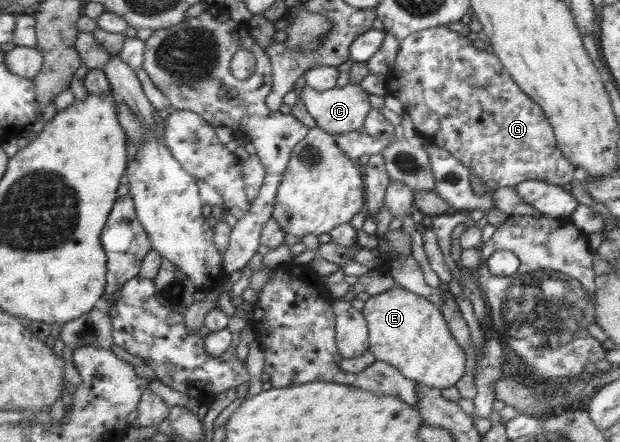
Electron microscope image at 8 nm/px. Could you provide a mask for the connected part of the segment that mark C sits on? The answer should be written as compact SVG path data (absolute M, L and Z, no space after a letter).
M349 83L344 87L333 87L324 91L318 91L306 84L299 97L304 101L308 113L316 120L319 129L332 136L357 132L371 110L370 94L360 84Z

